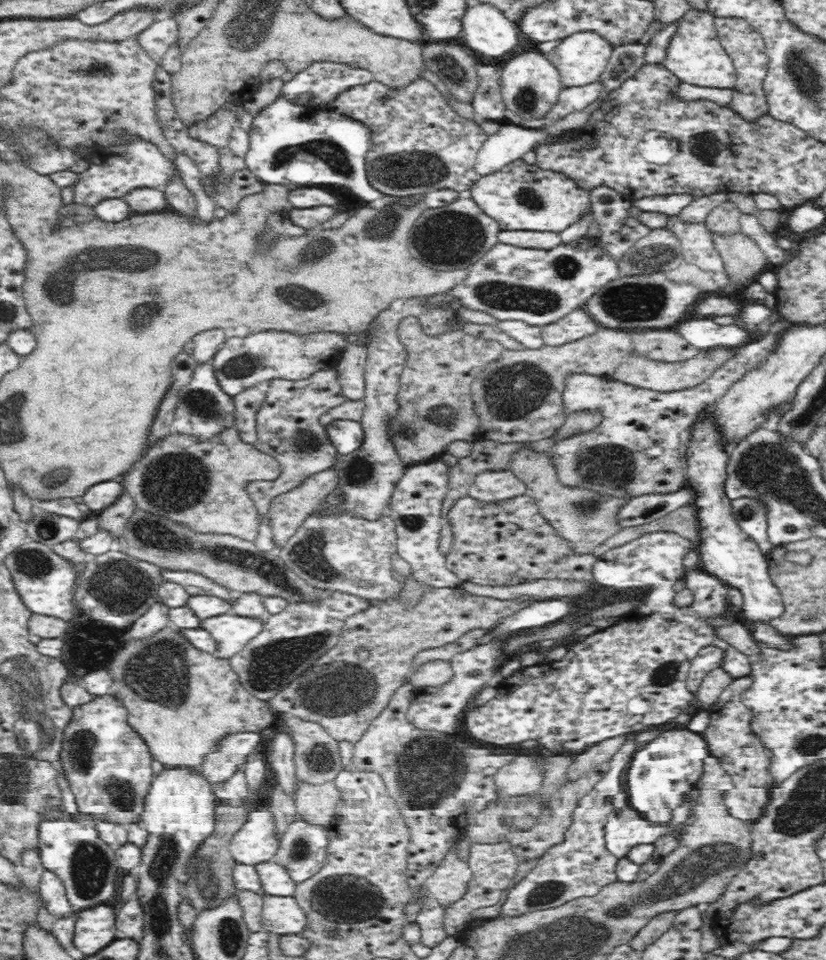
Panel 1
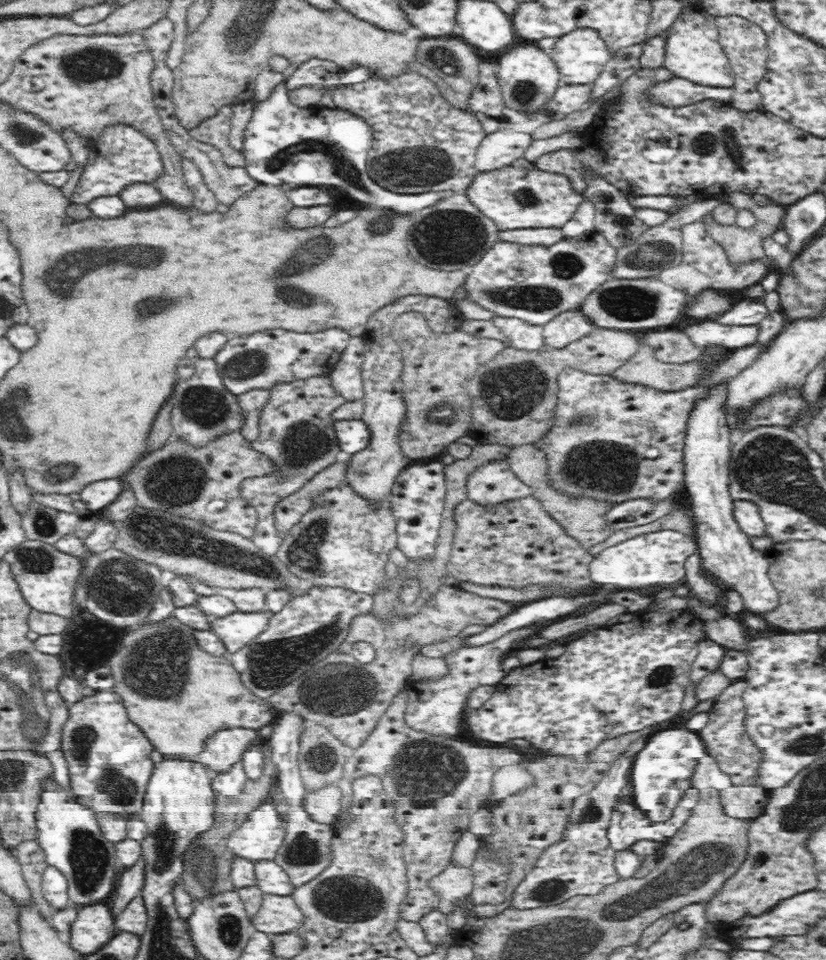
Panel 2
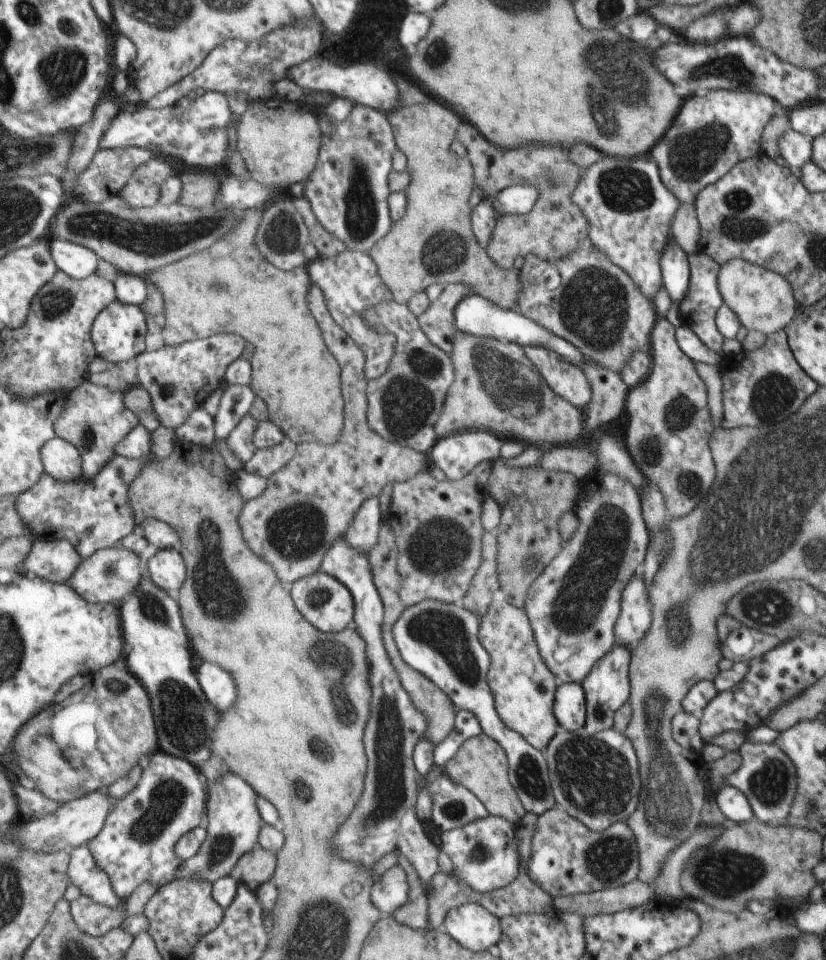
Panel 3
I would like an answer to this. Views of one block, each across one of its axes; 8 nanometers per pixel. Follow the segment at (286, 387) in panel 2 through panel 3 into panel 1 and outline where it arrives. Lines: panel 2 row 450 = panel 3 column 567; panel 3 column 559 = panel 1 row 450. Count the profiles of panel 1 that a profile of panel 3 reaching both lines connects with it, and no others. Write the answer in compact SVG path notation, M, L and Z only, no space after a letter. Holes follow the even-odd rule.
M334 368L318 370L306 380L292 382L292 380L272 380L266 384L266 402L264 408L258 412L258 444L254 444L256 450L266 452L272 456L272 460L280 466L280 476L272 482L258 482L256 486L246 486L246 494L254 500L254 506L260 514L260 528L258 536L254 538L254 544L264 554L278 552L276 540L272 536L272 528L268 522L270 504L276 496L286 494L298 486L302 486L308 478L312 478L318 472L332 470L338 462L338 450L334 448L328 424L324 424L324 416L348 400L342 396L342 388L338 384L338 372Z

